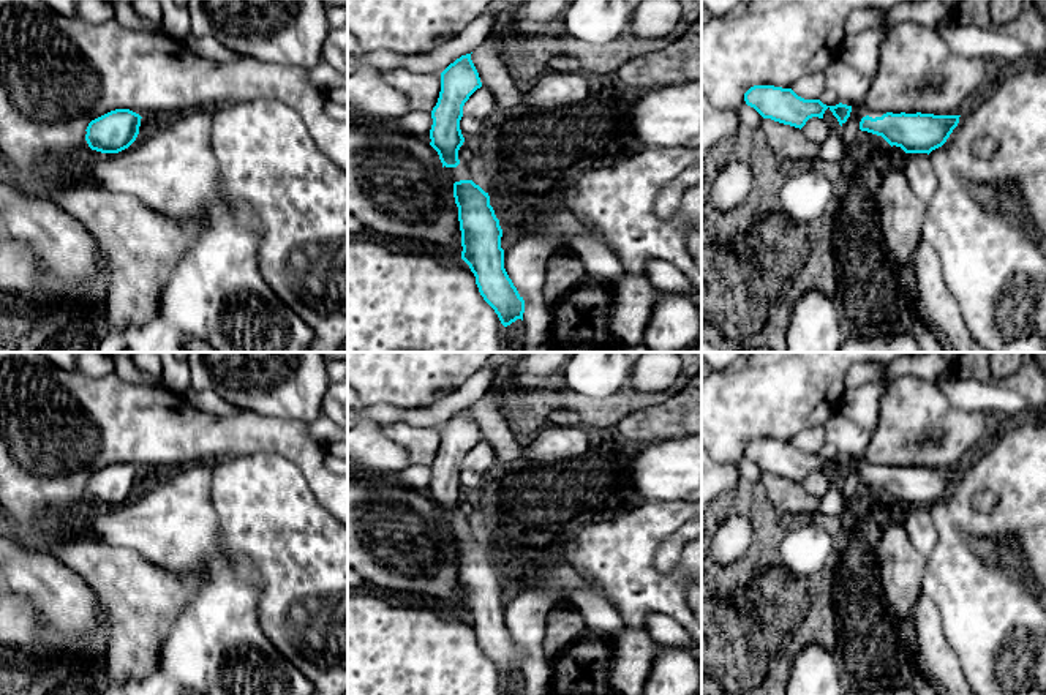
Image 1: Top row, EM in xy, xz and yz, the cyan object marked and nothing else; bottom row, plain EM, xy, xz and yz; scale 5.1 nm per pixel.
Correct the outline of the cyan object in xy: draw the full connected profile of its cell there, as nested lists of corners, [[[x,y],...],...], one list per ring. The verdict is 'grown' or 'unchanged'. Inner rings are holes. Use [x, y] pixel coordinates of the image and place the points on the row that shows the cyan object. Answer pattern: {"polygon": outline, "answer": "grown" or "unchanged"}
{"polygon": [[[130,109],[111,111],[88,123],[85,141],[92,150],[119,153],[136,141],[141,118]]], "answer": "unchanged"}

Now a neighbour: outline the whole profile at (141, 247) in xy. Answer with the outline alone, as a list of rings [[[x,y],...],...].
[[[88,177],[63,182],[52,191],[51,201],[84,224],[104,257],[109,286],[104,310],[109,332],[126,325],[142,325],[153,319],[169,275],[198,240],[199,227],[175,221],[155,212],[136,196],[107,190]]]

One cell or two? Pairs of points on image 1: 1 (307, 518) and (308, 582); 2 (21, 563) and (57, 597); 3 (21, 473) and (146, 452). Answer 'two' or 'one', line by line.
1: one
2: one
3: one

